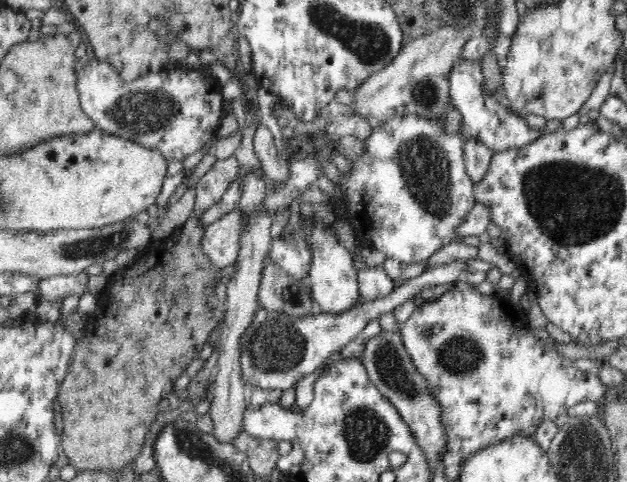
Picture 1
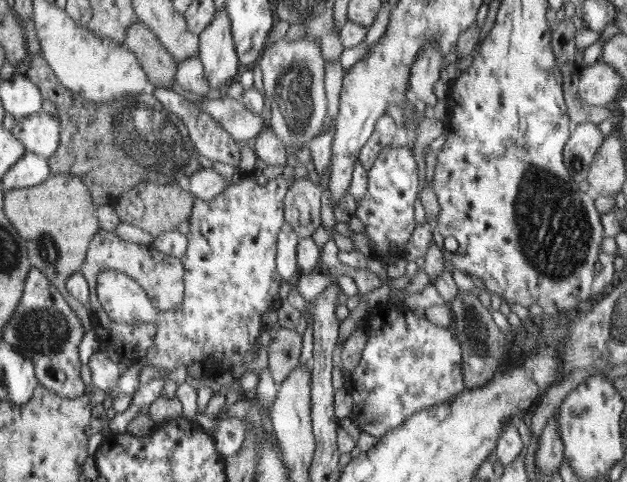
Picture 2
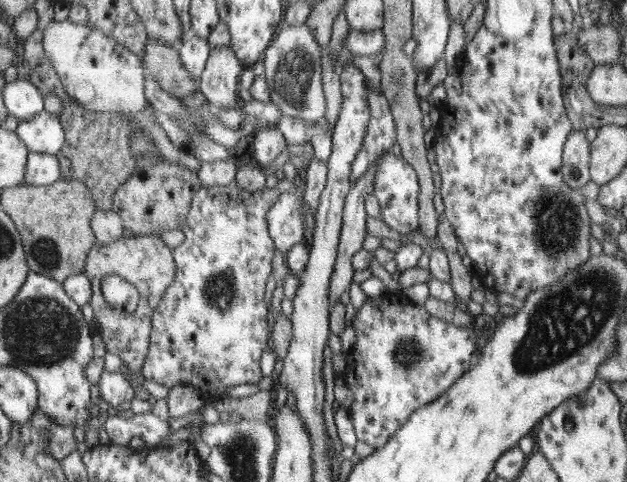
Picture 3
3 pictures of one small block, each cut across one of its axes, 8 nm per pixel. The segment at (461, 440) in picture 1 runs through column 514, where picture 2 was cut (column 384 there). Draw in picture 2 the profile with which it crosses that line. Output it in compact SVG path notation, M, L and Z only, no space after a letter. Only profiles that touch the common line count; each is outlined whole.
M381 304L373 310L363 327L368 331L368 340L361 354L358 366L349 373L346 386L353 398L354 411L351 417L361 431L377 439L398 429L414 413L441 405L456 397L466 386L463 382L462 349L451 328L440 328L428 321L426 316L414 315L402 304Z

